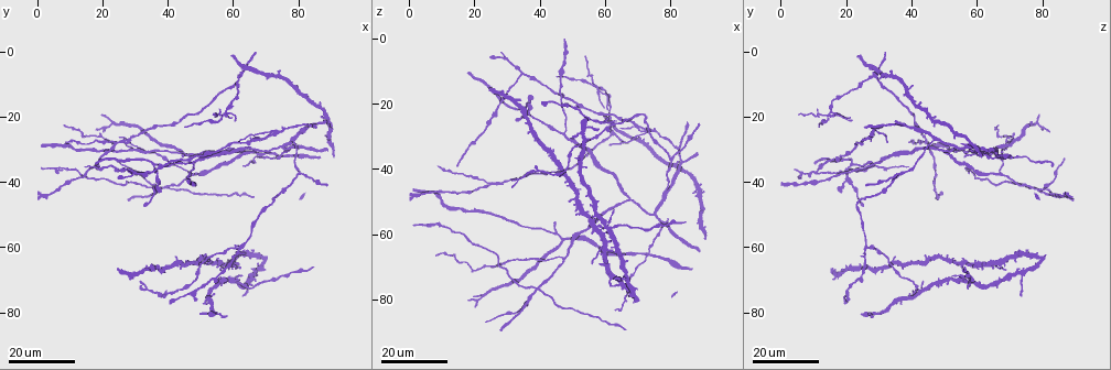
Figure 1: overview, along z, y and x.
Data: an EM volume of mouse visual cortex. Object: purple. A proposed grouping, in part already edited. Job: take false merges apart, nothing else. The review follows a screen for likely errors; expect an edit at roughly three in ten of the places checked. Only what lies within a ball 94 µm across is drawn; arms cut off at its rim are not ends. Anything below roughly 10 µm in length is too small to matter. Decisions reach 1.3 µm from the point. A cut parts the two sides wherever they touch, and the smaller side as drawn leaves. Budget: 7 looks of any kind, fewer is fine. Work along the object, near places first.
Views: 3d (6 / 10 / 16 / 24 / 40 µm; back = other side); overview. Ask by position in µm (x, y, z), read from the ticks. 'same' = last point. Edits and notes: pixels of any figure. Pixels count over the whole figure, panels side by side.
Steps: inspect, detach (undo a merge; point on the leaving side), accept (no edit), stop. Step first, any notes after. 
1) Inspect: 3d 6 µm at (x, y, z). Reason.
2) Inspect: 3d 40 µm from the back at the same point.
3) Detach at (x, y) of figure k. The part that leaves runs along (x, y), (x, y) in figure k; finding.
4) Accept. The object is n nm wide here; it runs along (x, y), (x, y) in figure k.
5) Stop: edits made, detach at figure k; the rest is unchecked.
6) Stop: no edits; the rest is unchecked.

Inspect: 3d 16 µm at (25, 28, 45). Small branch off a trunk.

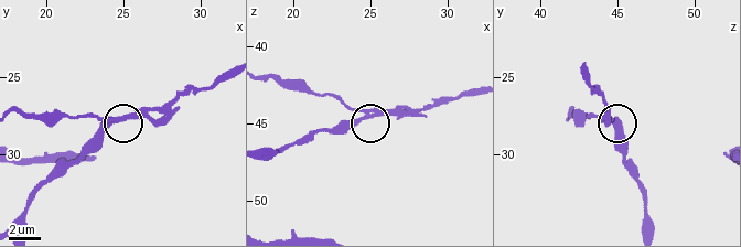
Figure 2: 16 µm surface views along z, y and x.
Inspect: 3d 10 µm at (24.6, 27.8, 44.6). Zoom in.

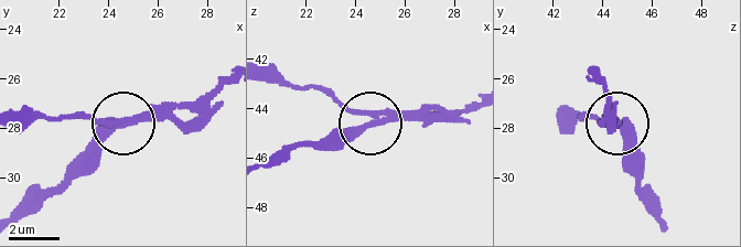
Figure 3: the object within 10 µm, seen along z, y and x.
Detach at (83, 118) of figure 3. The object is 280 nm wide here; the part that leaves runs along (114, 122), (21, 116) in figure 3; two neurons meet here.

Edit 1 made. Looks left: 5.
Inspect: 3d 24 µm at (38, 41, 76). Four-way junction.

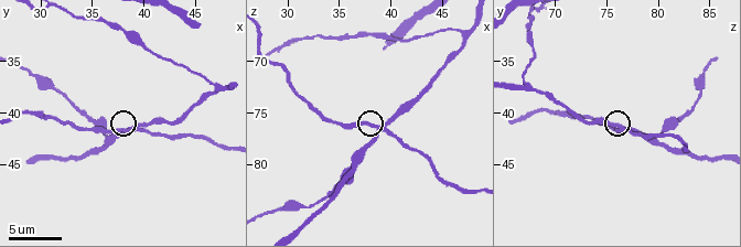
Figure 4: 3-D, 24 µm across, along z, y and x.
Inspect: 3d 6 µm at (38.6, 41.8, 76.4).

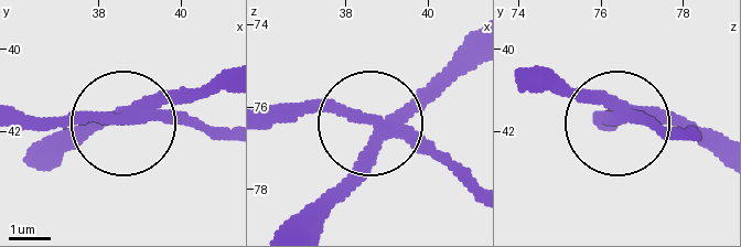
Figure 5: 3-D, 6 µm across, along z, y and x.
Detach at (86, 117) of figure 5. The side arm is 24 µm long; the part that leaves runs along (142, 115), (20, 115) in figure 5; two neurons meet here.

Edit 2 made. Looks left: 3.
Inspect: overview. See it whole again.

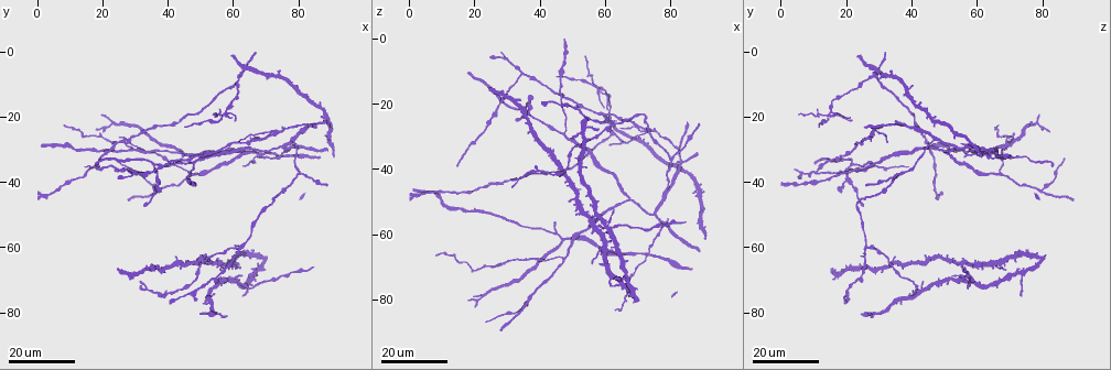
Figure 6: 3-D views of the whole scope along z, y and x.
Inspect: 3d 24 µm at (61, 14, 19). Thick turns thin.

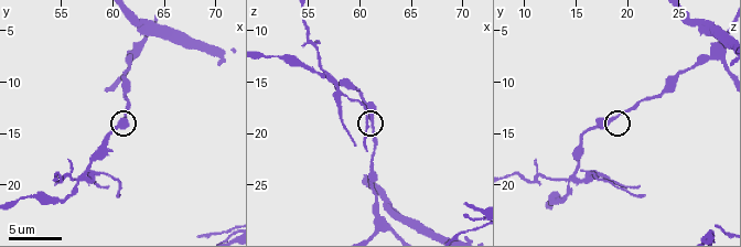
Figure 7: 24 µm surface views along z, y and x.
Inspect: 3d 6 µm at (61.2, 13.8, 18.2). Zoom in.

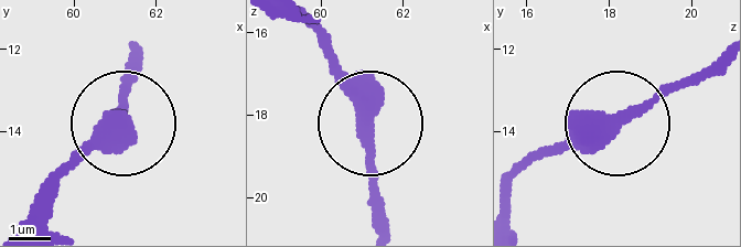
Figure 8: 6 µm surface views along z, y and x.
Accept. It runs along (379, 222), (369, 106), (320, 25) in figure 8; one neuron here.

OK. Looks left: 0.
Stop: edits made, detach at figure 3, detach at figure 5; the rest is unchecked.

